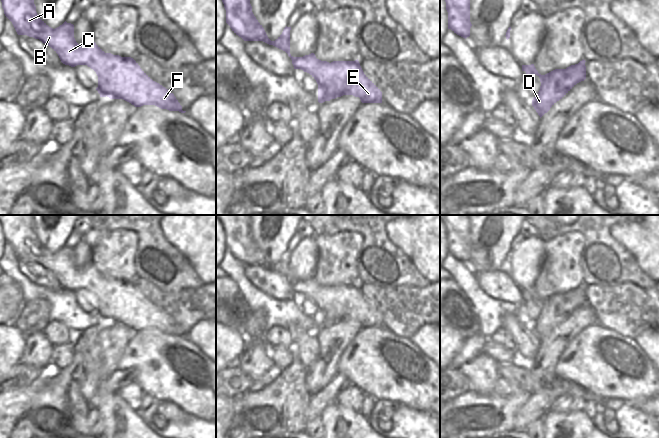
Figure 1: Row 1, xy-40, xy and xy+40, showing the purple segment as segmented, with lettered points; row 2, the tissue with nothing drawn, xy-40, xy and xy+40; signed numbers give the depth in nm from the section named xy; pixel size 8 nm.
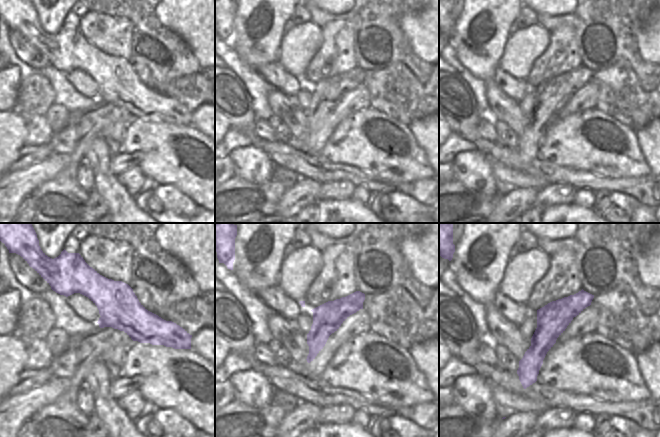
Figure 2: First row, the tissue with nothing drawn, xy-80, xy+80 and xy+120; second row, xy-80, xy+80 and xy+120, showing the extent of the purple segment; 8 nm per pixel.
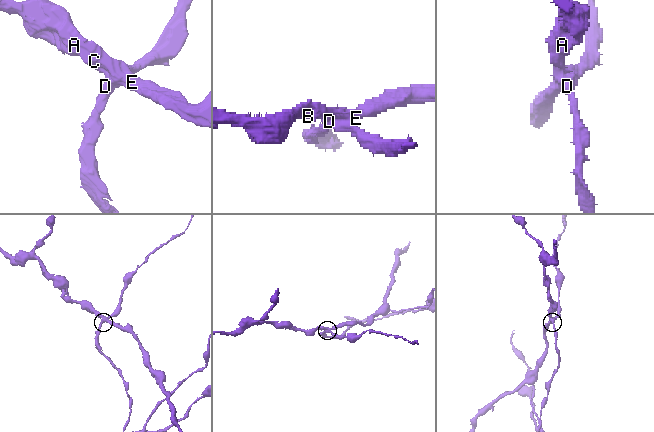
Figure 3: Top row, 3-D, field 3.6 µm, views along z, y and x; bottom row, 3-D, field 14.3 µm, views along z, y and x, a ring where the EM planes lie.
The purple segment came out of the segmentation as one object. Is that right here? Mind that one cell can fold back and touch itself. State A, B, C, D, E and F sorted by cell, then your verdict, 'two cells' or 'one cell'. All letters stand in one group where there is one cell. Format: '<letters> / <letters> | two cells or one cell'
A B C E F / D | two cells

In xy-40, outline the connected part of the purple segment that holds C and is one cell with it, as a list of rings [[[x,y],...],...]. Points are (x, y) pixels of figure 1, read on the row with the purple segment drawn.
[[[1,0],[2,8],[5,16],[12,22],[18,35],[27,35],[35,39],[39,39],[45,45],[51,47],[59,56],[61,62],[65,65],[75,67],[77,65],[87,65],[93,69],[98,76],[98,87],[105,84],[108,85],[107,97],[110,99],[123,99],[135,107],[141,107],[143,105],[155,105],[161,109],[167,109],[169,111],[179,111],[185,113],[182,110],[182,106],[176,99],[173,93],[168,89],[153,81],[138,65],[138,63],[131,57],[121,57],[119,55],[113,55],[111,53],[105,53],[93,39],[89,39],[85,43],[79,45],[74,38],[74,25],[67,23],[66,21],[59,27],[53,29],[49,27],[37,14],[34,0]]]

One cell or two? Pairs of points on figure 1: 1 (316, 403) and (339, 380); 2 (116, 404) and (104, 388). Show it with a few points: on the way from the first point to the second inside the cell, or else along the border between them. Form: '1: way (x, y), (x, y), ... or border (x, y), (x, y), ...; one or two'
1: way (322, 398), (334, 386); one
2: border (117, 392), (99, 395), (97, 408); two

